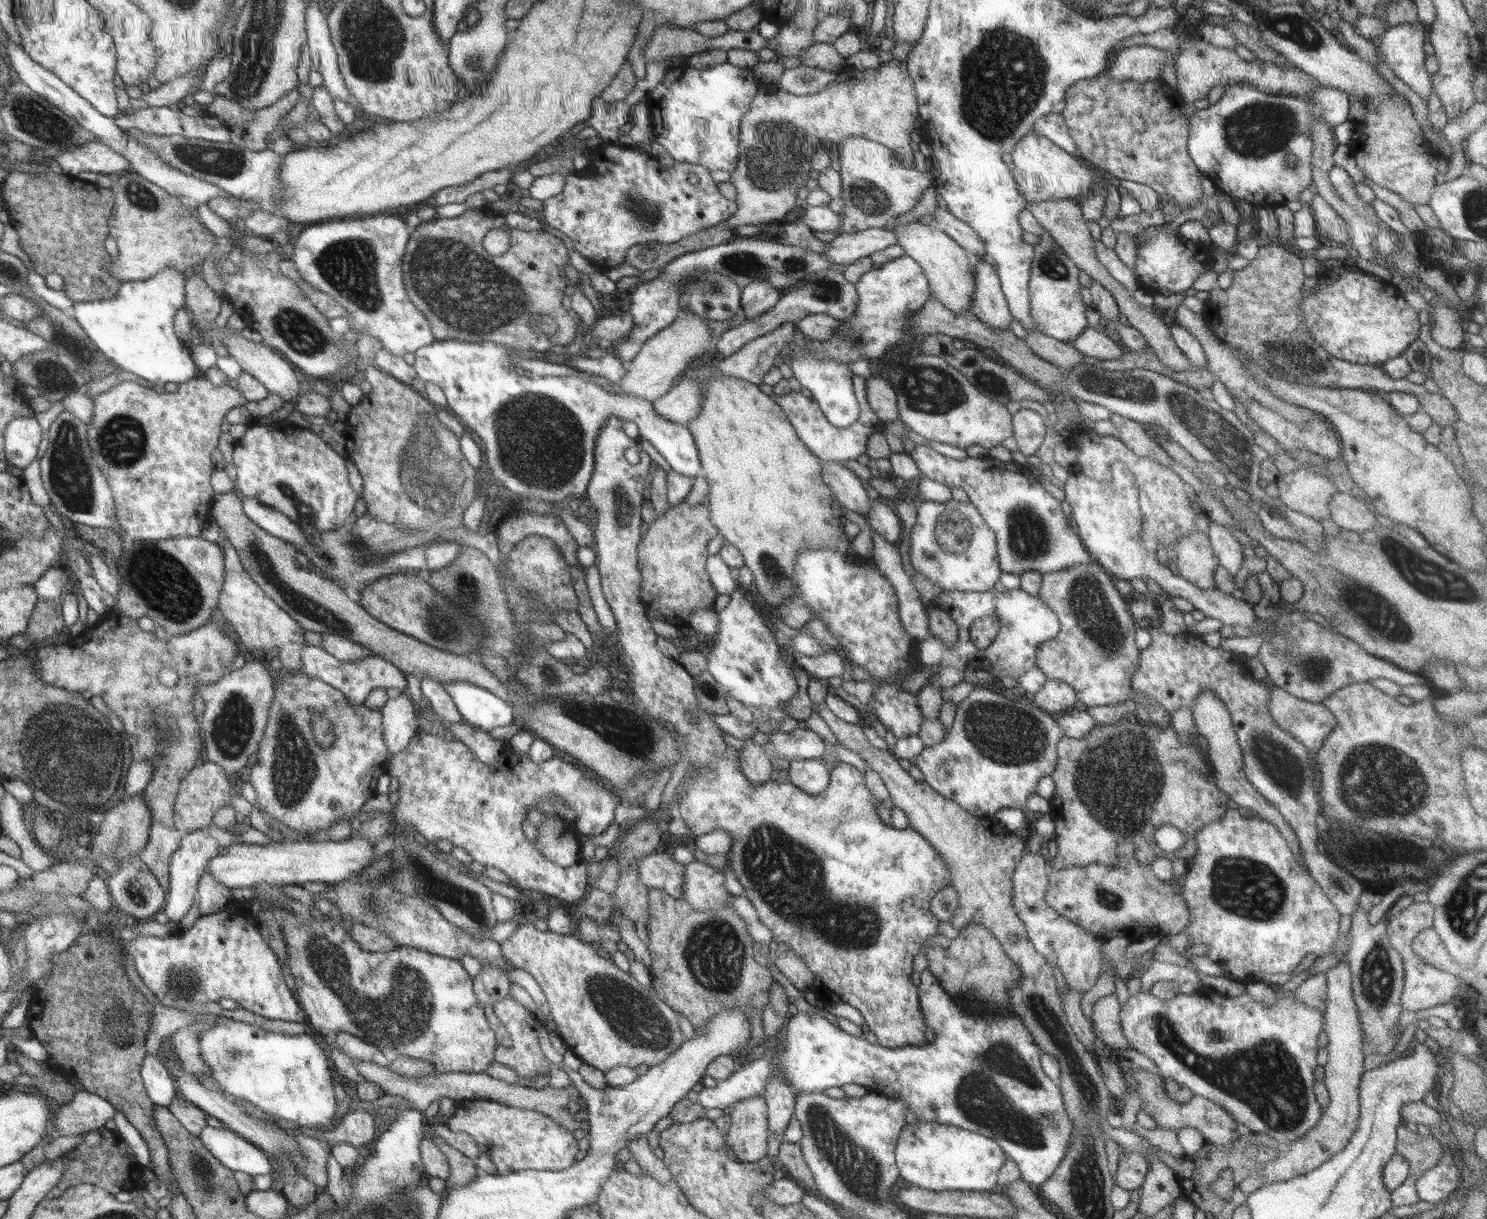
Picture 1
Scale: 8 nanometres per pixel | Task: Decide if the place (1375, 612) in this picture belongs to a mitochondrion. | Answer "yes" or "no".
yes

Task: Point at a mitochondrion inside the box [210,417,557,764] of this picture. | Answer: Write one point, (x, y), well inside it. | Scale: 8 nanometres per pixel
(310, 608)

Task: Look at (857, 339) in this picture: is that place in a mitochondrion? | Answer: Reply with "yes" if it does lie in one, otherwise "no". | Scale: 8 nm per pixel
yes

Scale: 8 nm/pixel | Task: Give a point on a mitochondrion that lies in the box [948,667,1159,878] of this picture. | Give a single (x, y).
(1007, 735)

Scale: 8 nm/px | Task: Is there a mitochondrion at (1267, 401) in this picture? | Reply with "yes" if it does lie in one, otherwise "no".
no

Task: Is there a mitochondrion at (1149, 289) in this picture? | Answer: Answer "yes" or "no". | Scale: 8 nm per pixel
no

